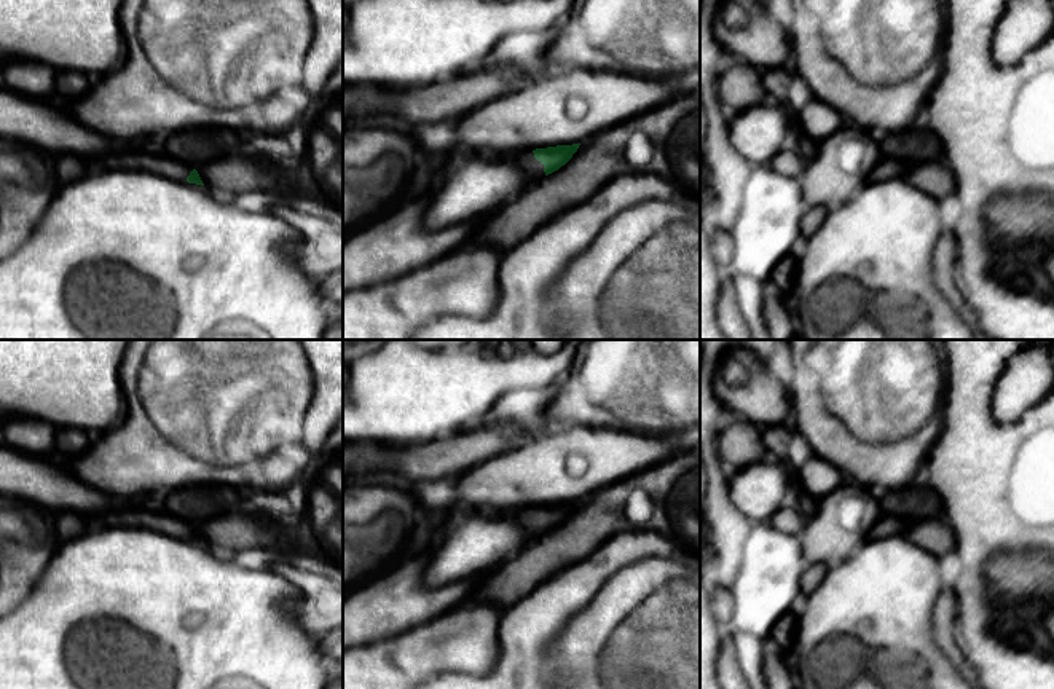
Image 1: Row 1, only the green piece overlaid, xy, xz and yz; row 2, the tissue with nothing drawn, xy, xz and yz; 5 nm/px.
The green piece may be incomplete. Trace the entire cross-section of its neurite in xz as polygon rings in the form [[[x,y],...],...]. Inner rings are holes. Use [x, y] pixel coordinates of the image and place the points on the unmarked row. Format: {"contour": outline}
{"contour": [[[580,501],[523,507],[515,512],[515,520],[517,525],[526,530],[528,536],[539,537],[564,523],[577,509],[579,502]]]}

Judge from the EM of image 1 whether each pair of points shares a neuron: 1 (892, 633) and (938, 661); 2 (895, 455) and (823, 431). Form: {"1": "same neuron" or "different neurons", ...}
{"1": "same neuron", "2": "same neuron"}

